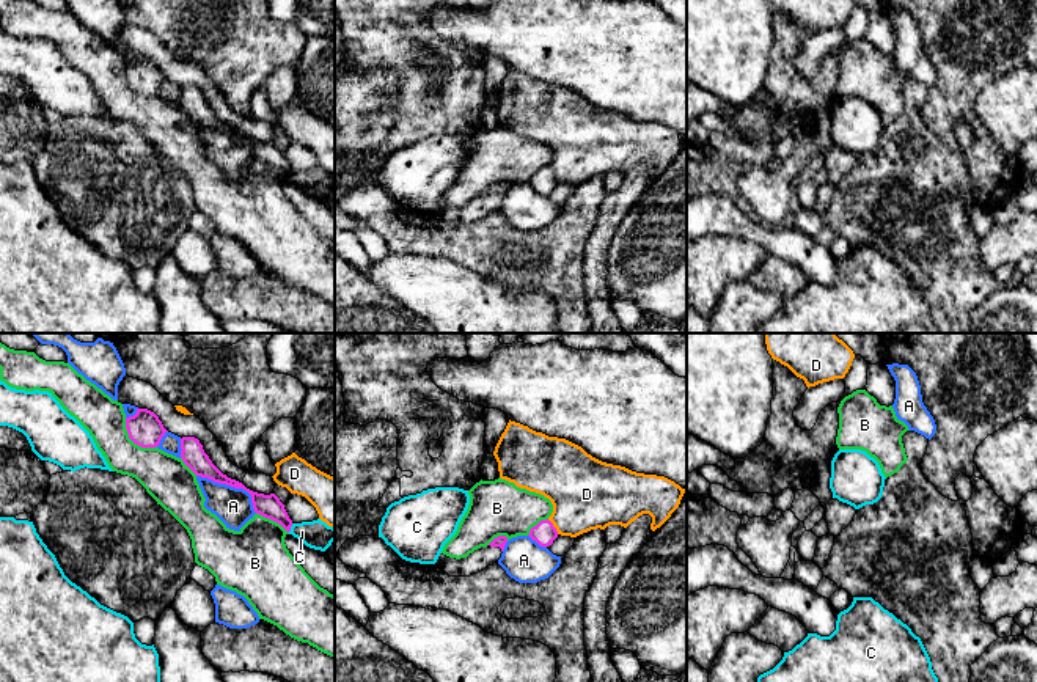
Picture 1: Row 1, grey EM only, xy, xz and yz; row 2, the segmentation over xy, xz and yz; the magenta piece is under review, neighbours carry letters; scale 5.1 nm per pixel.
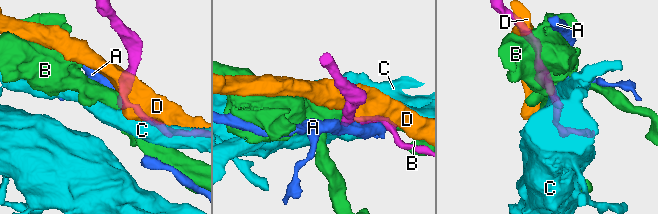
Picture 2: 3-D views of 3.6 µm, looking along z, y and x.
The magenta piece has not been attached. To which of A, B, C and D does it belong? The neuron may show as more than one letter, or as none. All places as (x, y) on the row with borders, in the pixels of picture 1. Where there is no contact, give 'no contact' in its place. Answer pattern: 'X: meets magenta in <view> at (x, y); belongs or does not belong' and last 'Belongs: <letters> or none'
A: meets magenta in xy at (233, 486); does not belong
B: meets magenta in xy at (134, 442); does not belong
C: meets magenta in xy at (289, 528); does not belong
D: meets magenta in xz at (553, 527); does not belong
Belongs: none

